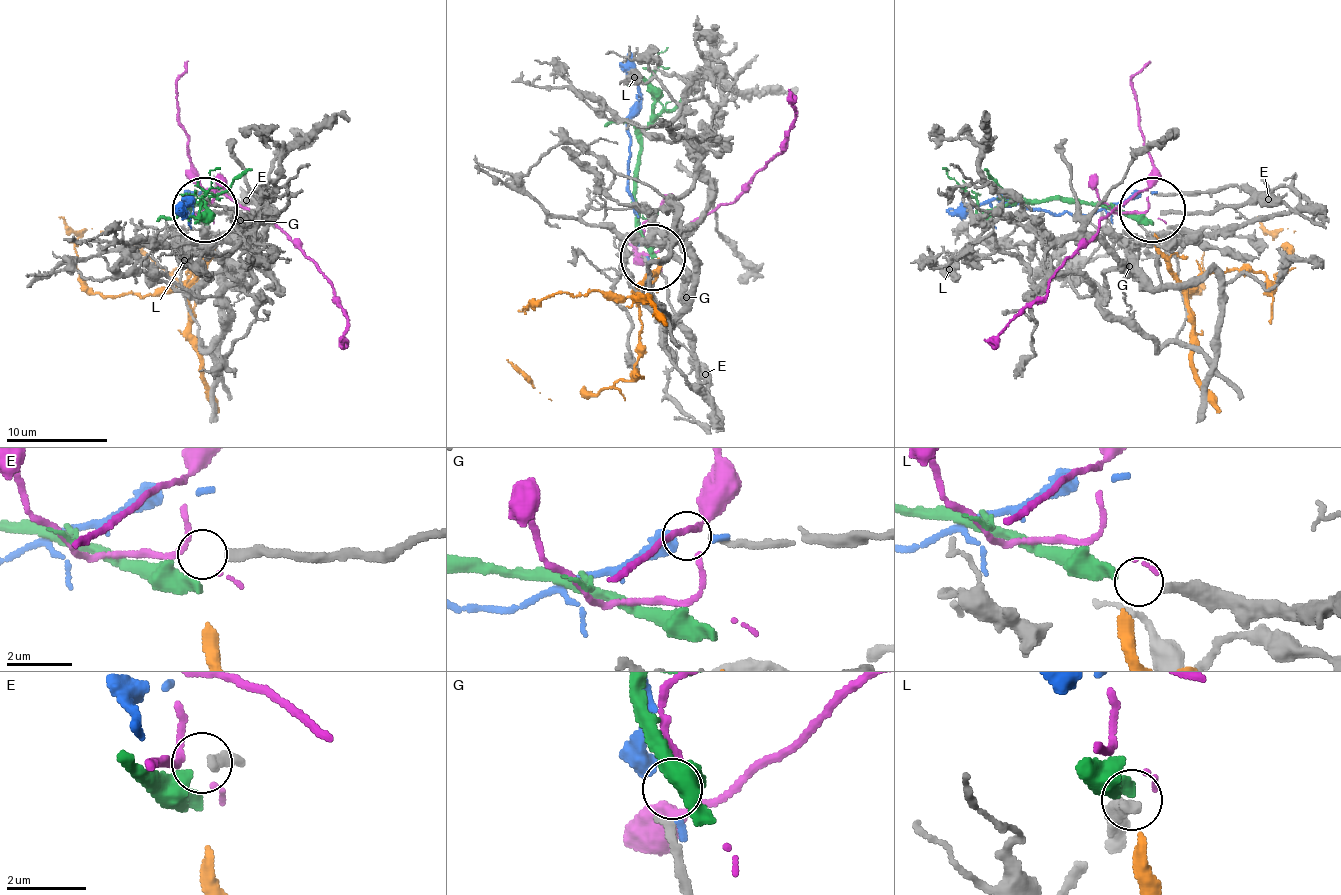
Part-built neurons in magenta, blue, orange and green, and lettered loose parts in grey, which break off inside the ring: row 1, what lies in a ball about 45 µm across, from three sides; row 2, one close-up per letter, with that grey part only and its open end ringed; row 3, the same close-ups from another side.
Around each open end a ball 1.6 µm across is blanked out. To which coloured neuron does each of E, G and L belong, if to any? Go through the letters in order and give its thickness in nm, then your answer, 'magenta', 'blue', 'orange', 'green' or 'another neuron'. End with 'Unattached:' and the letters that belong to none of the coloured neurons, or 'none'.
E: 240 nm thick; another neuron
G: 180 nm thick; another neuron
L: 360 nm thick; green
Unattached: E, G

